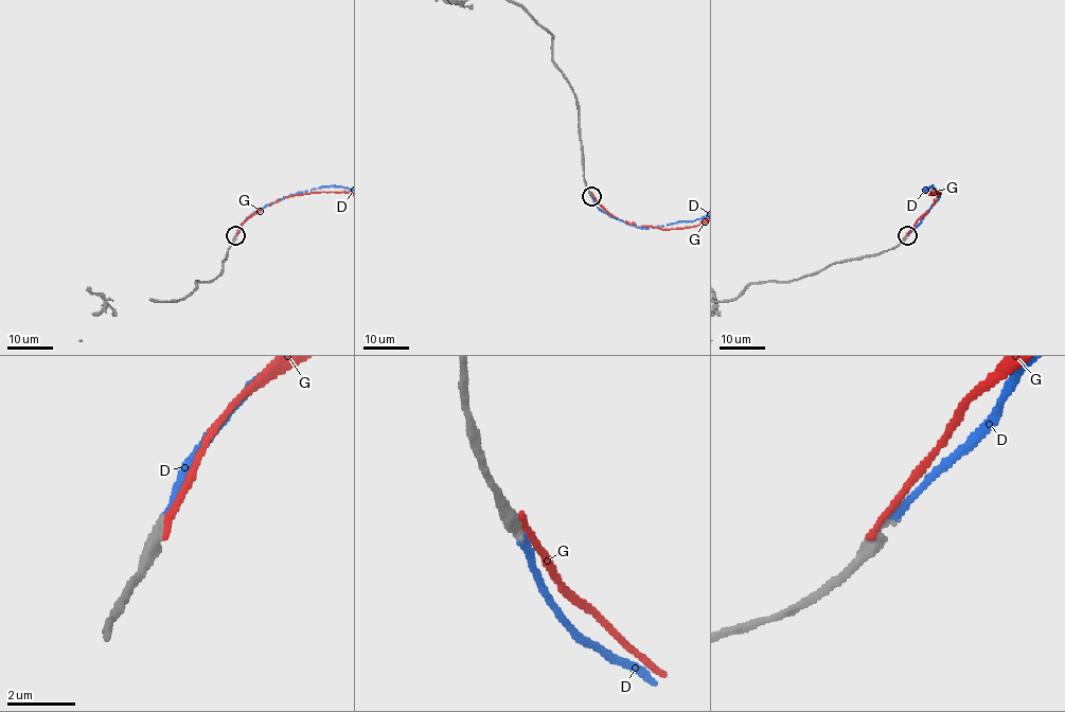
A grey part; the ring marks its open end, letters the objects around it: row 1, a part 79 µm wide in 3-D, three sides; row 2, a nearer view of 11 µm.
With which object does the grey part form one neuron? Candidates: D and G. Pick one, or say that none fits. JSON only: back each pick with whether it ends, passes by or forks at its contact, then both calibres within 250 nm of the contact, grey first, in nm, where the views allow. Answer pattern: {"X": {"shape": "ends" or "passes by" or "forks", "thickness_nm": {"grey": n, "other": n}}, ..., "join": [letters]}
{"D": {"shape": "ends", "thickness_nm": {"grey": 320, "other": 240}}, "join": ["D"]}

